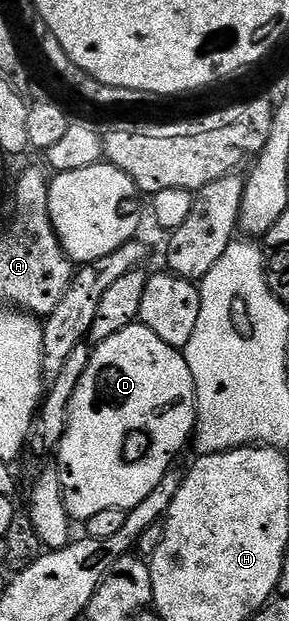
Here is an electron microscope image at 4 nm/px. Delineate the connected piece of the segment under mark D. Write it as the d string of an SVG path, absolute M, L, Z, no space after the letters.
M138 322L94 345L89 366L85 366L85 374L81 374L77 390L73 390L67 429L57 449L63 501L72 521L86 522L93 514L101 514L101 510L130 510L141 506L153 494L157 482L172 471L175 455L186 444L188 447L196 428L193 374L189 374L189 362L180 349L161 342L153 330Z

